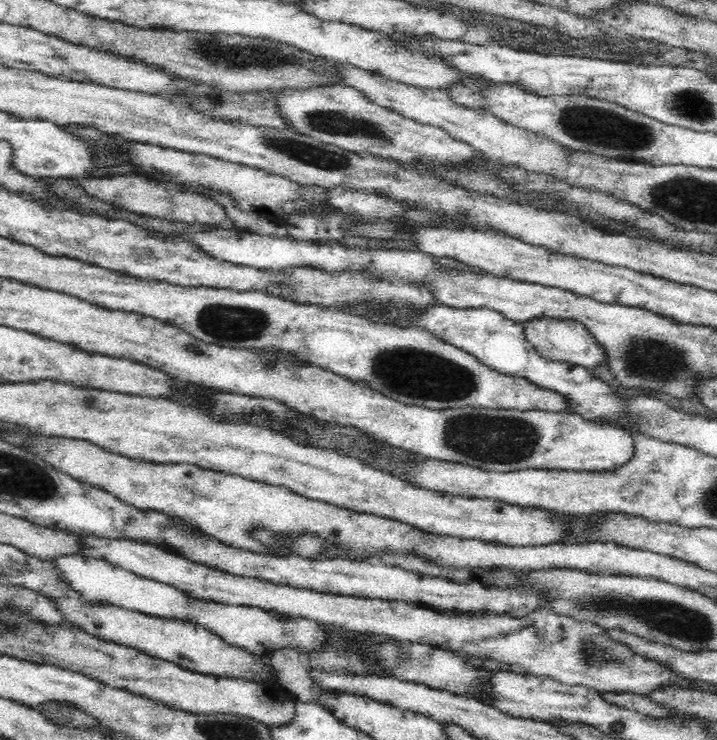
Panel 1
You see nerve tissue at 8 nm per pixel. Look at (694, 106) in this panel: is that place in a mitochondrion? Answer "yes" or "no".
yes

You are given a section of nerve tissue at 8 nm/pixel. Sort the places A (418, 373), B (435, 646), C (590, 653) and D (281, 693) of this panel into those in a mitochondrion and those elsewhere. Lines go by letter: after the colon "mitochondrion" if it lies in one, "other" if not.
A: mitochondrion
B: other
C: mitochondrion
D: other

